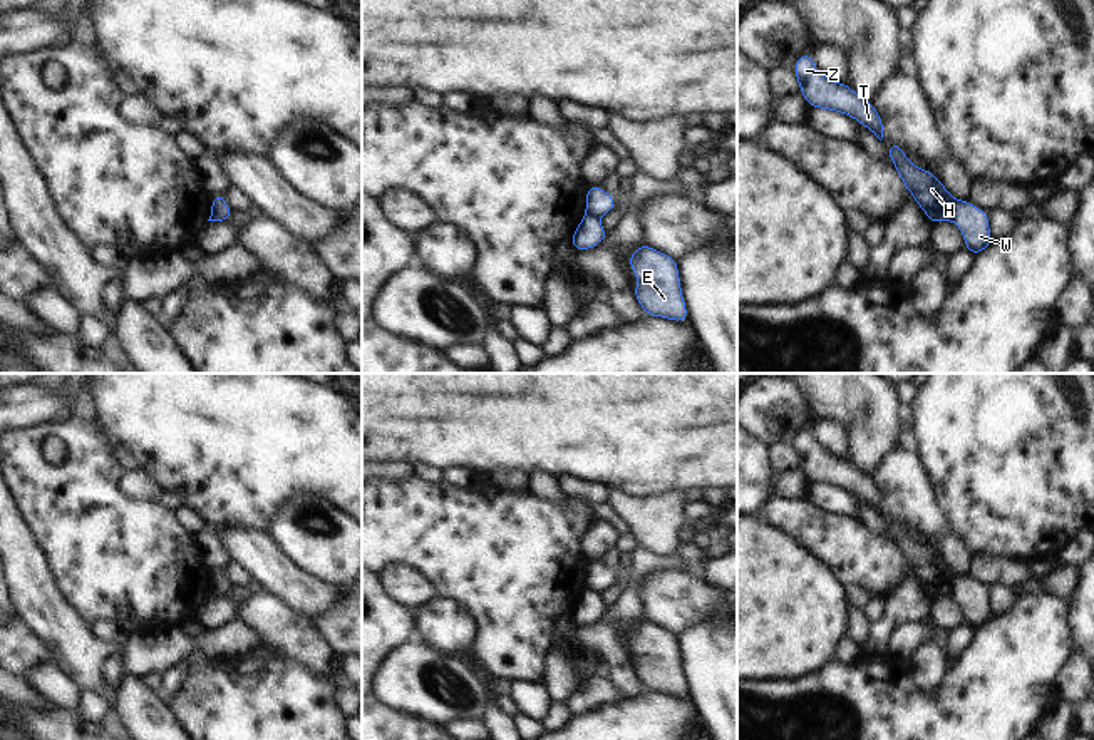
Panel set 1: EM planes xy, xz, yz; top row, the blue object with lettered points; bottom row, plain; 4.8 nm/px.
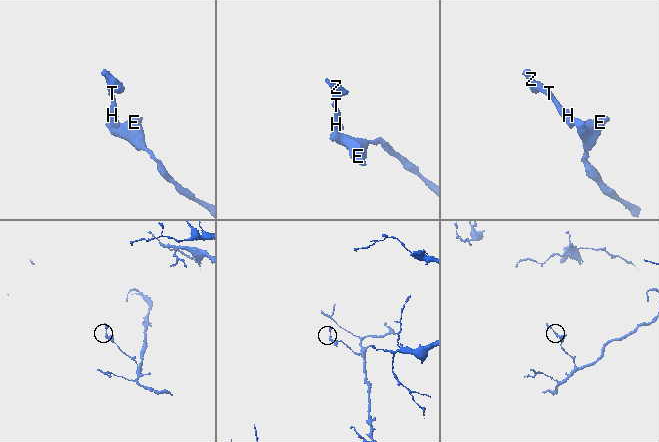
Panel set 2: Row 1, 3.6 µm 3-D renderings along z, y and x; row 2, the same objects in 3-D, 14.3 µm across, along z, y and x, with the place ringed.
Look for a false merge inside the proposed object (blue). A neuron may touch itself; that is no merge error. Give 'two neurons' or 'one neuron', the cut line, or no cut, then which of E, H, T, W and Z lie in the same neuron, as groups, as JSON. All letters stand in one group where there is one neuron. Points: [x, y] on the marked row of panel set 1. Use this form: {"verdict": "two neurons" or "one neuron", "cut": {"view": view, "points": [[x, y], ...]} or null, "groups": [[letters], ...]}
{"verdict": "two neurons", "cut": {"view": "yz", "points": [[957, 201], [950, 220]]}, "groups": [["E", "W"], ["H", "T", "Z"]]}

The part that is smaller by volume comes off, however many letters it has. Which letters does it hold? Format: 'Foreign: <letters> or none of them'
Foreign: H, T, Z

